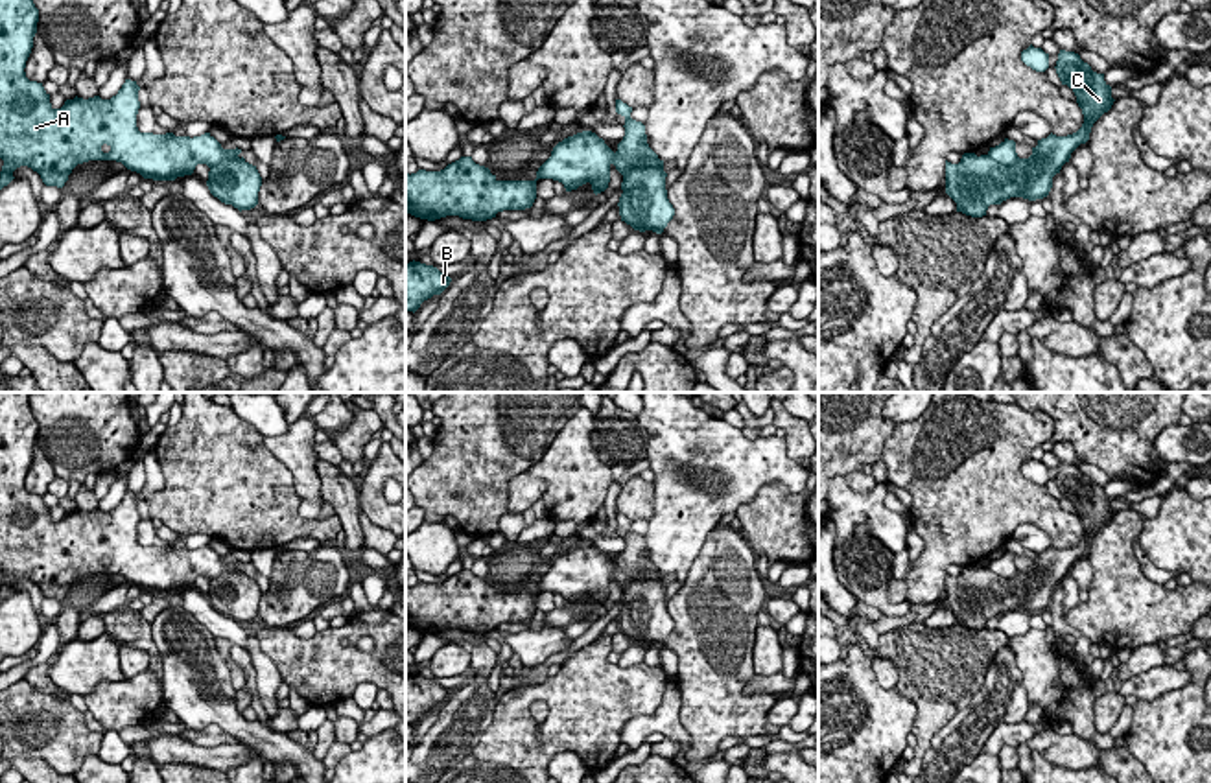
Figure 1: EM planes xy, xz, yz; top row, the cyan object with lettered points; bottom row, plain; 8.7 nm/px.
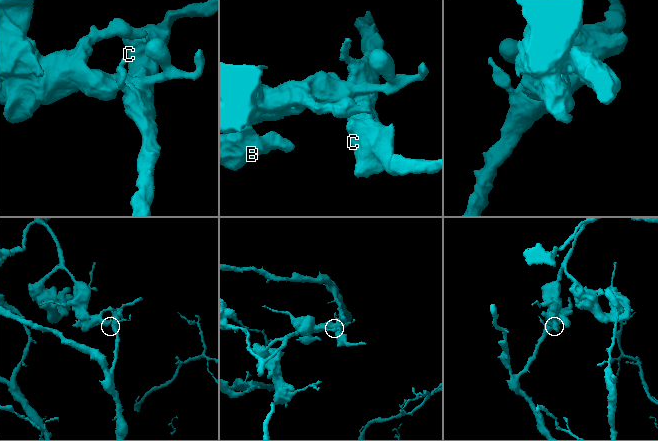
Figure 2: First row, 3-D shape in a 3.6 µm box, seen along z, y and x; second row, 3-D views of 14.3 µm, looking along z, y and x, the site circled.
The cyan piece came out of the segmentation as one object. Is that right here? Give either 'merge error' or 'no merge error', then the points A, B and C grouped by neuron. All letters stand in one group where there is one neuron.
merge error; groups A B / C

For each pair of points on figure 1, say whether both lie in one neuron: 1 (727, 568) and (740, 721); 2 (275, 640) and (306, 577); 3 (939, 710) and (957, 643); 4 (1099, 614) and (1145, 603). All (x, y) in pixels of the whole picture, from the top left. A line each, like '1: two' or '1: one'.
1: one
2: two
3: one
4: one

